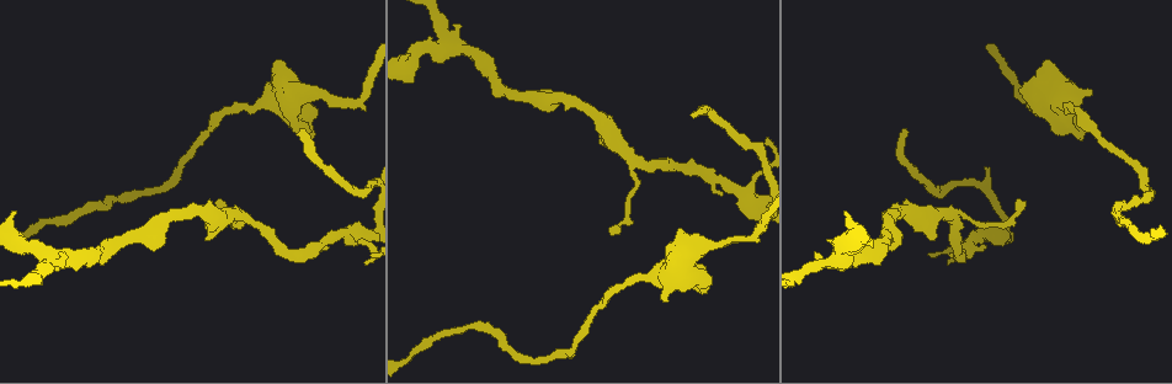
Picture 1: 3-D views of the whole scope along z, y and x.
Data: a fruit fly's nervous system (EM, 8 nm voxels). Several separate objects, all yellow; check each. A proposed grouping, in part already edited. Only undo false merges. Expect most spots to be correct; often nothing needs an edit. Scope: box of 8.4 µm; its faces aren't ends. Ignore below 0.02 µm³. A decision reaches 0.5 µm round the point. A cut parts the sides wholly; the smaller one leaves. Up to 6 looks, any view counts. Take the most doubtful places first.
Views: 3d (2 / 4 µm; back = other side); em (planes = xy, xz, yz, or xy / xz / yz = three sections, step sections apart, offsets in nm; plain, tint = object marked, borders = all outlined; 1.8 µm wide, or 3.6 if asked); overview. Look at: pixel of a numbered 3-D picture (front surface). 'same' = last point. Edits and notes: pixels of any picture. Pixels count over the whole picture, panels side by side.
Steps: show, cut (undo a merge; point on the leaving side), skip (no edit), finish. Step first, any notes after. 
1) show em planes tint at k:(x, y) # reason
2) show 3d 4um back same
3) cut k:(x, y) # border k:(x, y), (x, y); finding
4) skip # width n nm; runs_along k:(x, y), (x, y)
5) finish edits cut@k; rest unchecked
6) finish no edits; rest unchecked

show 3d 4um at 1:(835, 262) # thin neck

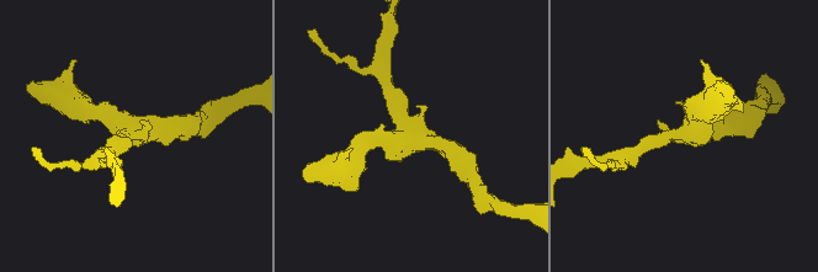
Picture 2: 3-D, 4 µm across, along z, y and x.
show em planes plain at 2:(132, 131) # now the EM

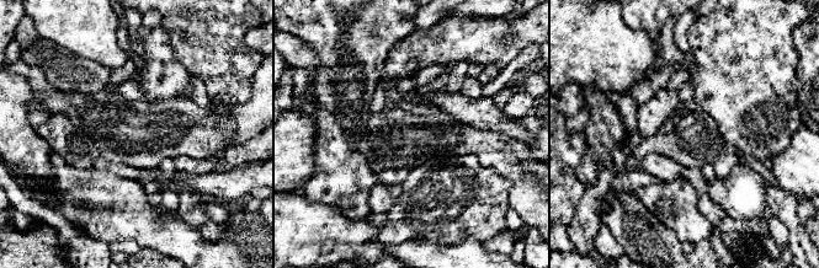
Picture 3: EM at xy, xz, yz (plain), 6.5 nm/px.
show em planes tint same # with the object marked

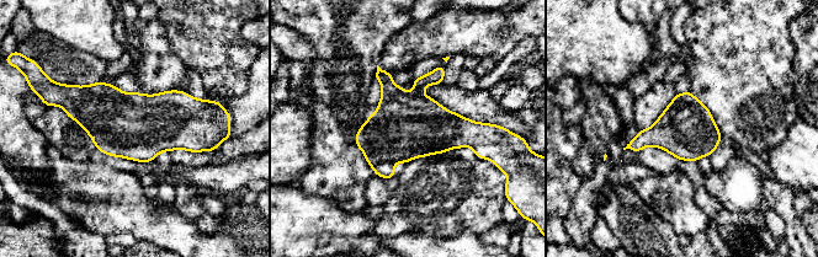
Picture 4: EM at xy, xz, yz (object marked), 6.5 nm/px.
skip # width 380 nm; all the same neuron

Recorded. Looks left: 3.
show em planes tint at 1:(740, 192) # three-way junction

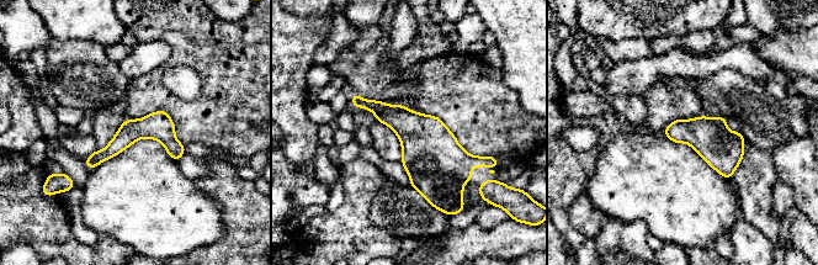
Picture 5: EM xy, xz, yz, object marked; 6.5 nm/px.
skip # one neuron here

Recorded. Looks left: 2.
show em planes tint at 1:(951, 218) # sudden change in width

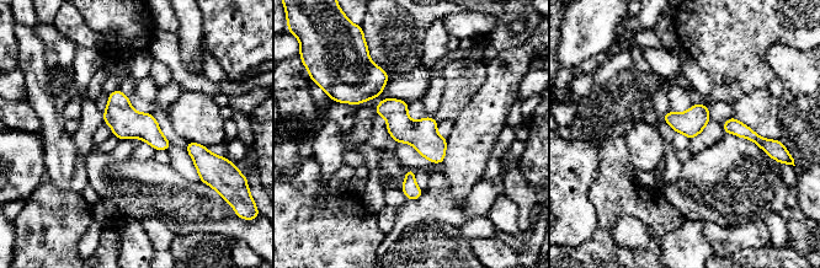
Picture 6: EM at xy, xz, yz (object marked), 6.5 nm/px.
skip # runs_along 6:(379, 108), (387, 108), (440, 159); all the same neuron

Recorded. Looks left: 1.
finish no edits; rest unchecked

